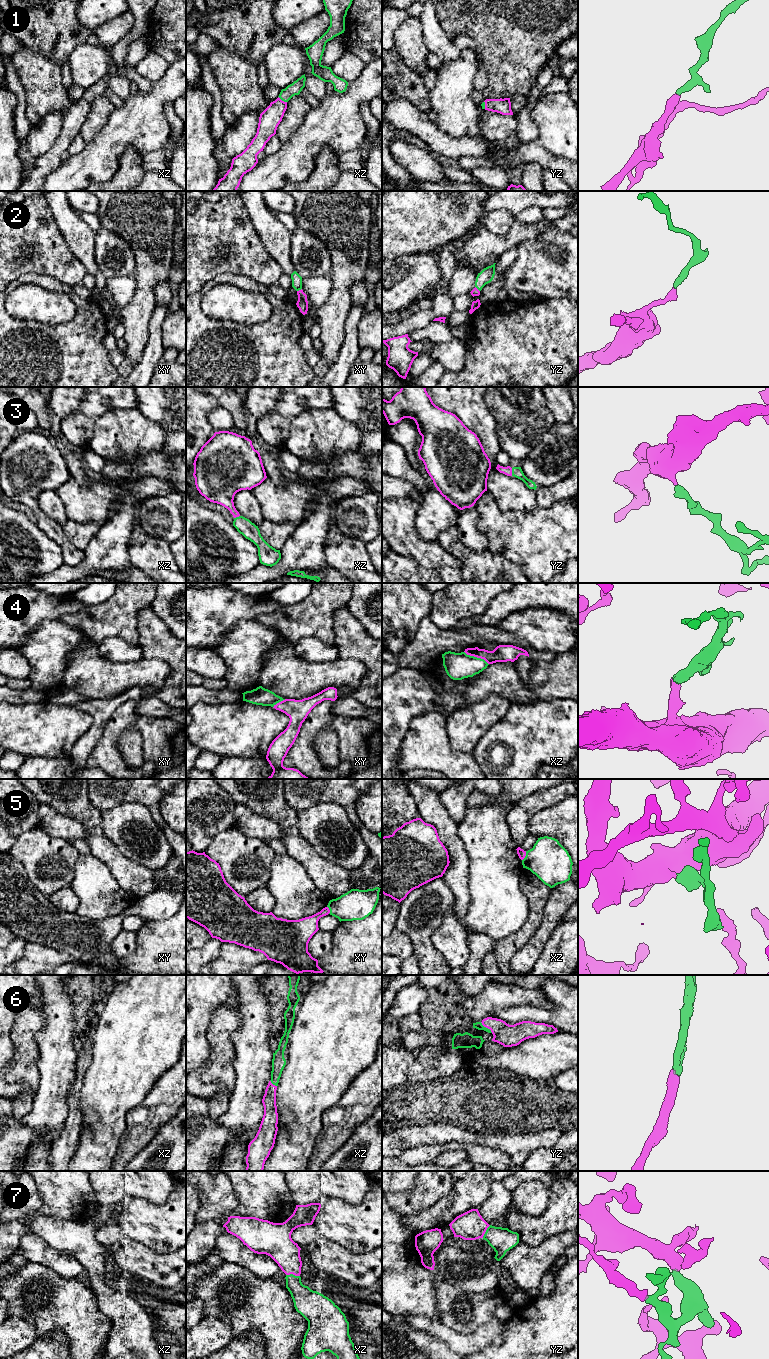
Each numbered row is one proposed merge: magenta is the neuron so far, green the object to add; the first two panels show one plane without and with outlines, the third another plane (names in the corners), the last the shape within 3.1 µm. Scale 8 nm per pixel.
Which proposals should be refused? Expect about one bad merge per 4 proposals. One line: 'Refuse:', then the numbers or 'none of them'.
Refuse: none of them

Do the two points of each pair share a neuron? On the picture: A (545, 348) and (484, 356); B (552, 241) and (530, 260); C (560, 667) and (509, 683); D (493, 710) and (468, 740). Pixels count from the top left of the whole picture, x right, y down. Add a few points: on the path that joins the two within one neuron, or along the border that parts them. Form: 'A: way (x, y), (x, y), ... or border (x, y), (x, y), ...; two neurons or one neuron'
A: way (530, 348), (510, 348), (499, 356); one neuron
B: way (547, 246), (535, 258); one neuron
C: way (547, 680), (535, 692), (522, 692); one neuron
D: way (486, 717), (470, 733); one neuron

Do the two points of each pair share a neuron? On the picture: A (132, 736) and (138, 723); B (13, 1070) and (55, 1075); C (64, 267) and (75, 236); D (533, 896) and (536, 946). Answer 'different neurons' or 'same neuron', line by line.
A: different neurons
B: different neurons
C: different neurons
D: different neurons

